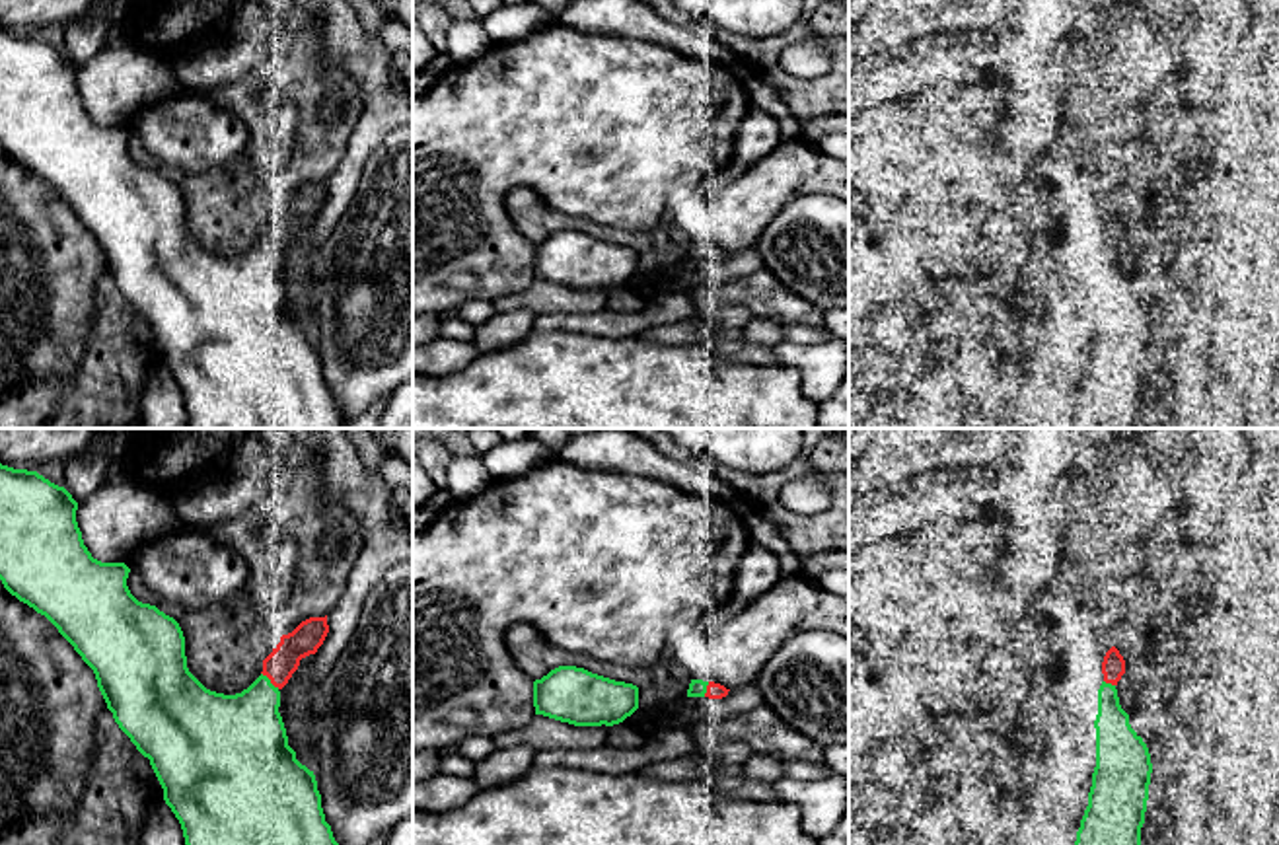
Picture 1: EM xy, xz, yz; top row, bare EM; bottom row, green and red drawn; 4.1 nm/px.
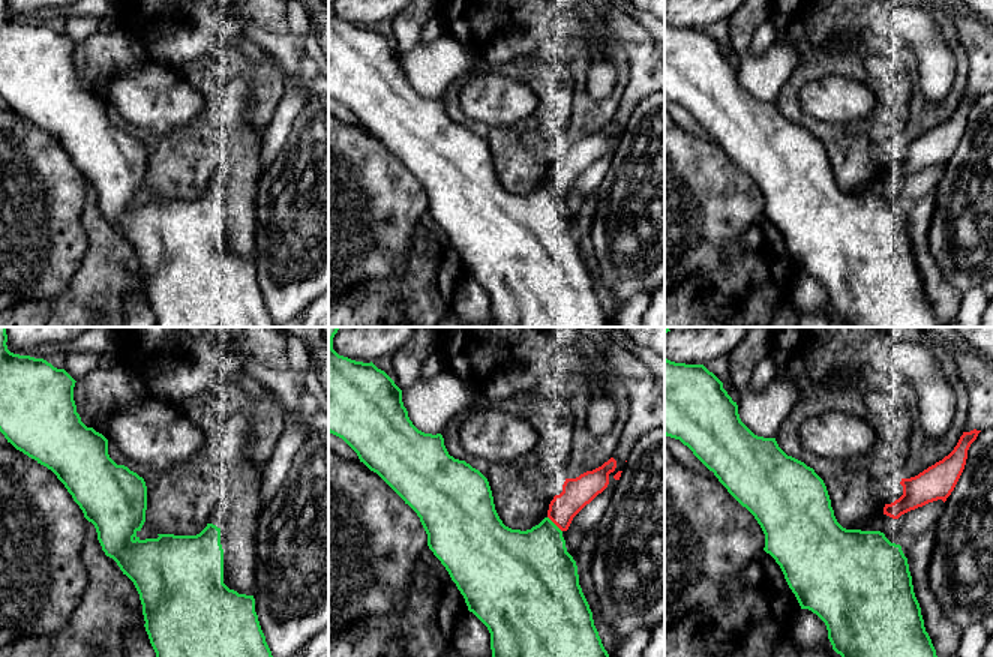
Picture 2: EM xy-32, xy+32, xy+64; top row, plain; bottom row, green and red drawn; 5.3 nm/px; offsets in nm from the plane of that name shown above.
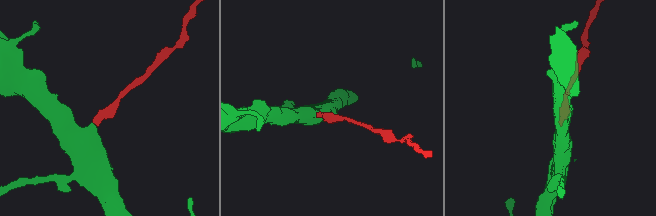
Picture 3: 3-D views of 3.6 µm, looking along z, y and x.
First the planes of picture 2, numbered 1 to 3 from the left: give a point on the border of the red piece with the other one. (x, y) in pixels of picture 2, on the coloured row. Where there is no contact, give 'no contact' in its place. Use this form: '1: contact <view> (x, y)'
1: no contact
2: contact xy+32 (554, 524)
3: no contact

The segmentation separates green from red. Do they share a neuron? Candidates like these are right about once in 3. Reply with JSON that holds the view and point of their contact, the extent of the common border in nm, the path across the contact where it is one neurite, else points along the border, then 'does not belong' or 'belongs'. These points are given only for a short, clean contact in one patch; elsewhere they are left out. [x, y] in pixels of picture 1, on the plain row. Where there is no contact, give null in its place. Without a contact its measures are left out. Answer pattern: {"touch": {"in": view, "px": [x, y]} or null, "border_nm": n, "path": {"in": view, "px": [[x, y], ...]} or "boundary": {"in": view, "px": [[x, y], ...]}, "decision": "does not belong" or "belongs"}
{"touch": {"in": "xy", "px": [269, 246]}, "border_nm": 100, "decision": "belongs"}

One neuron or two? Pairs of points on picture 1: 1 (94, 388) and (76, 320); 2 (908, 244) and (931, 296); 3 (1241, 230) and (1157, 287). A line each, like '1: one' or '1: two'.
1: two
2: one
3: two

